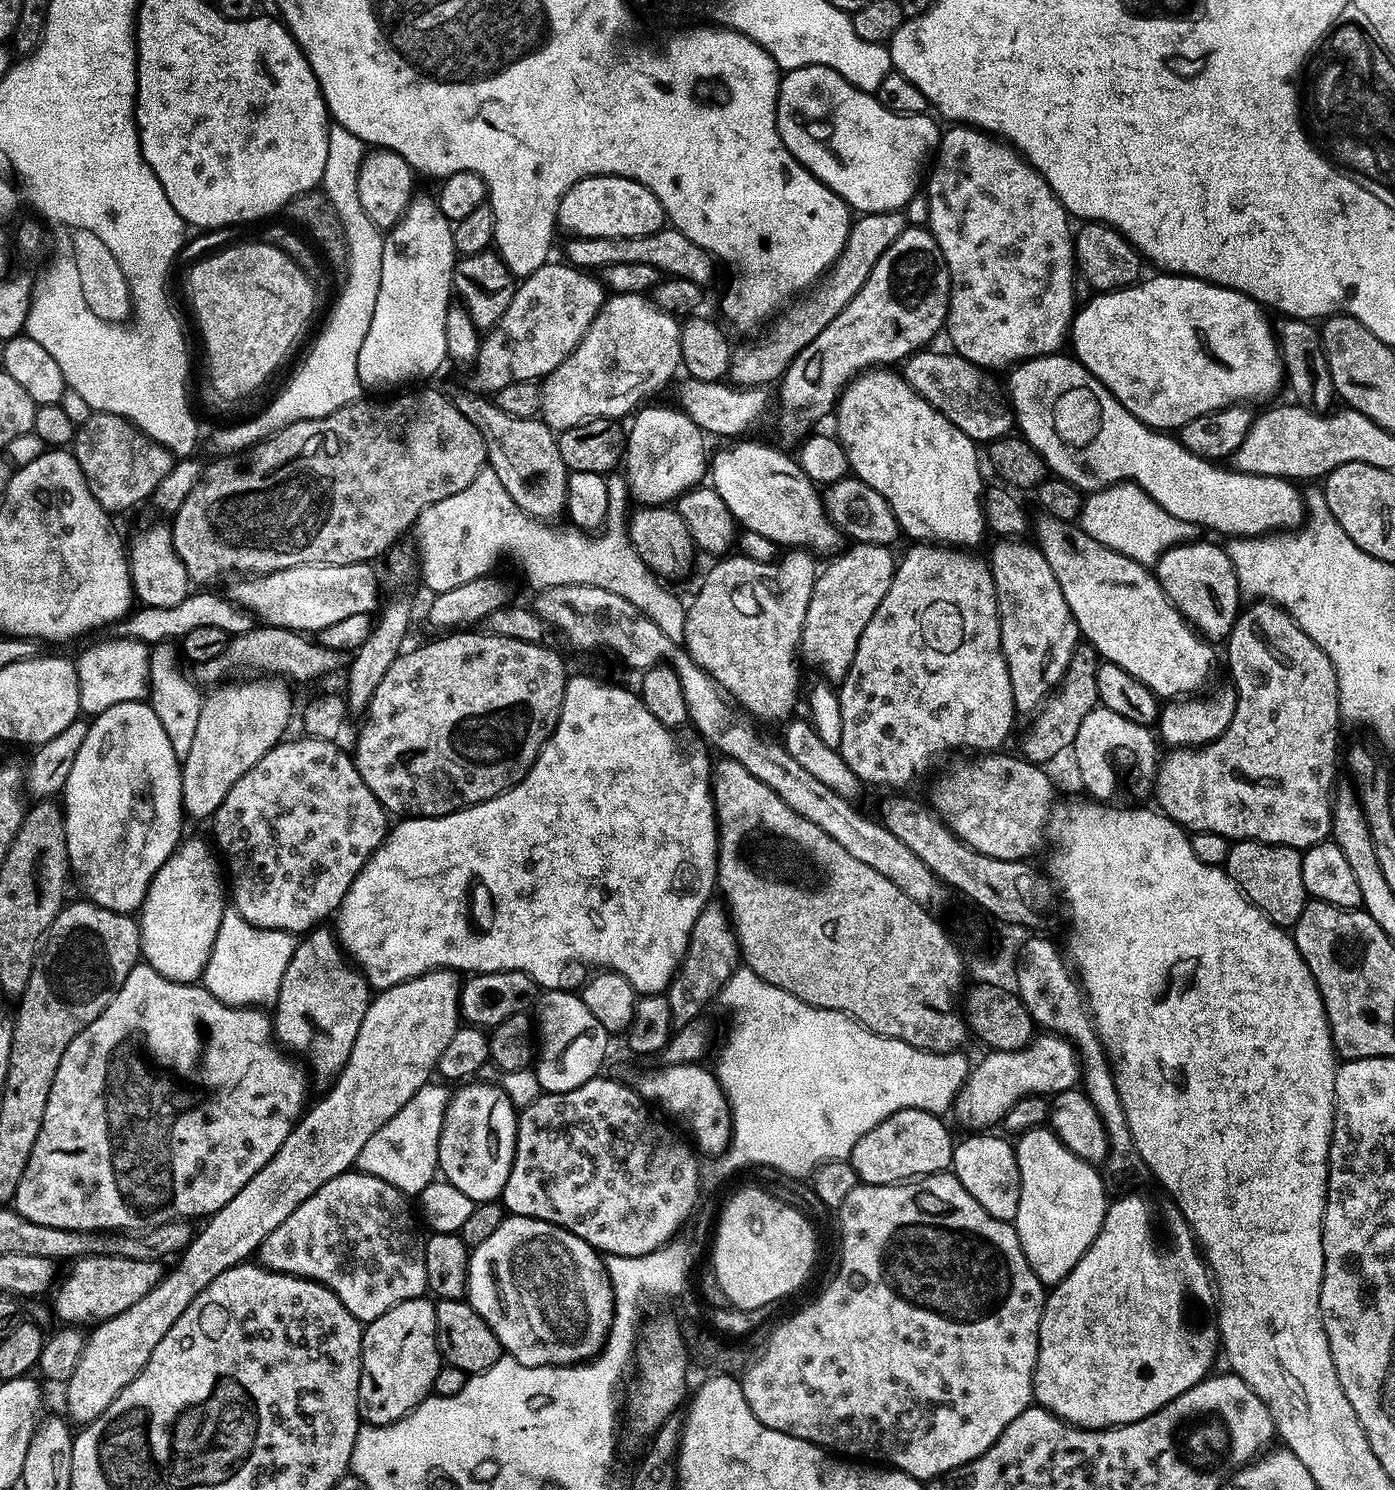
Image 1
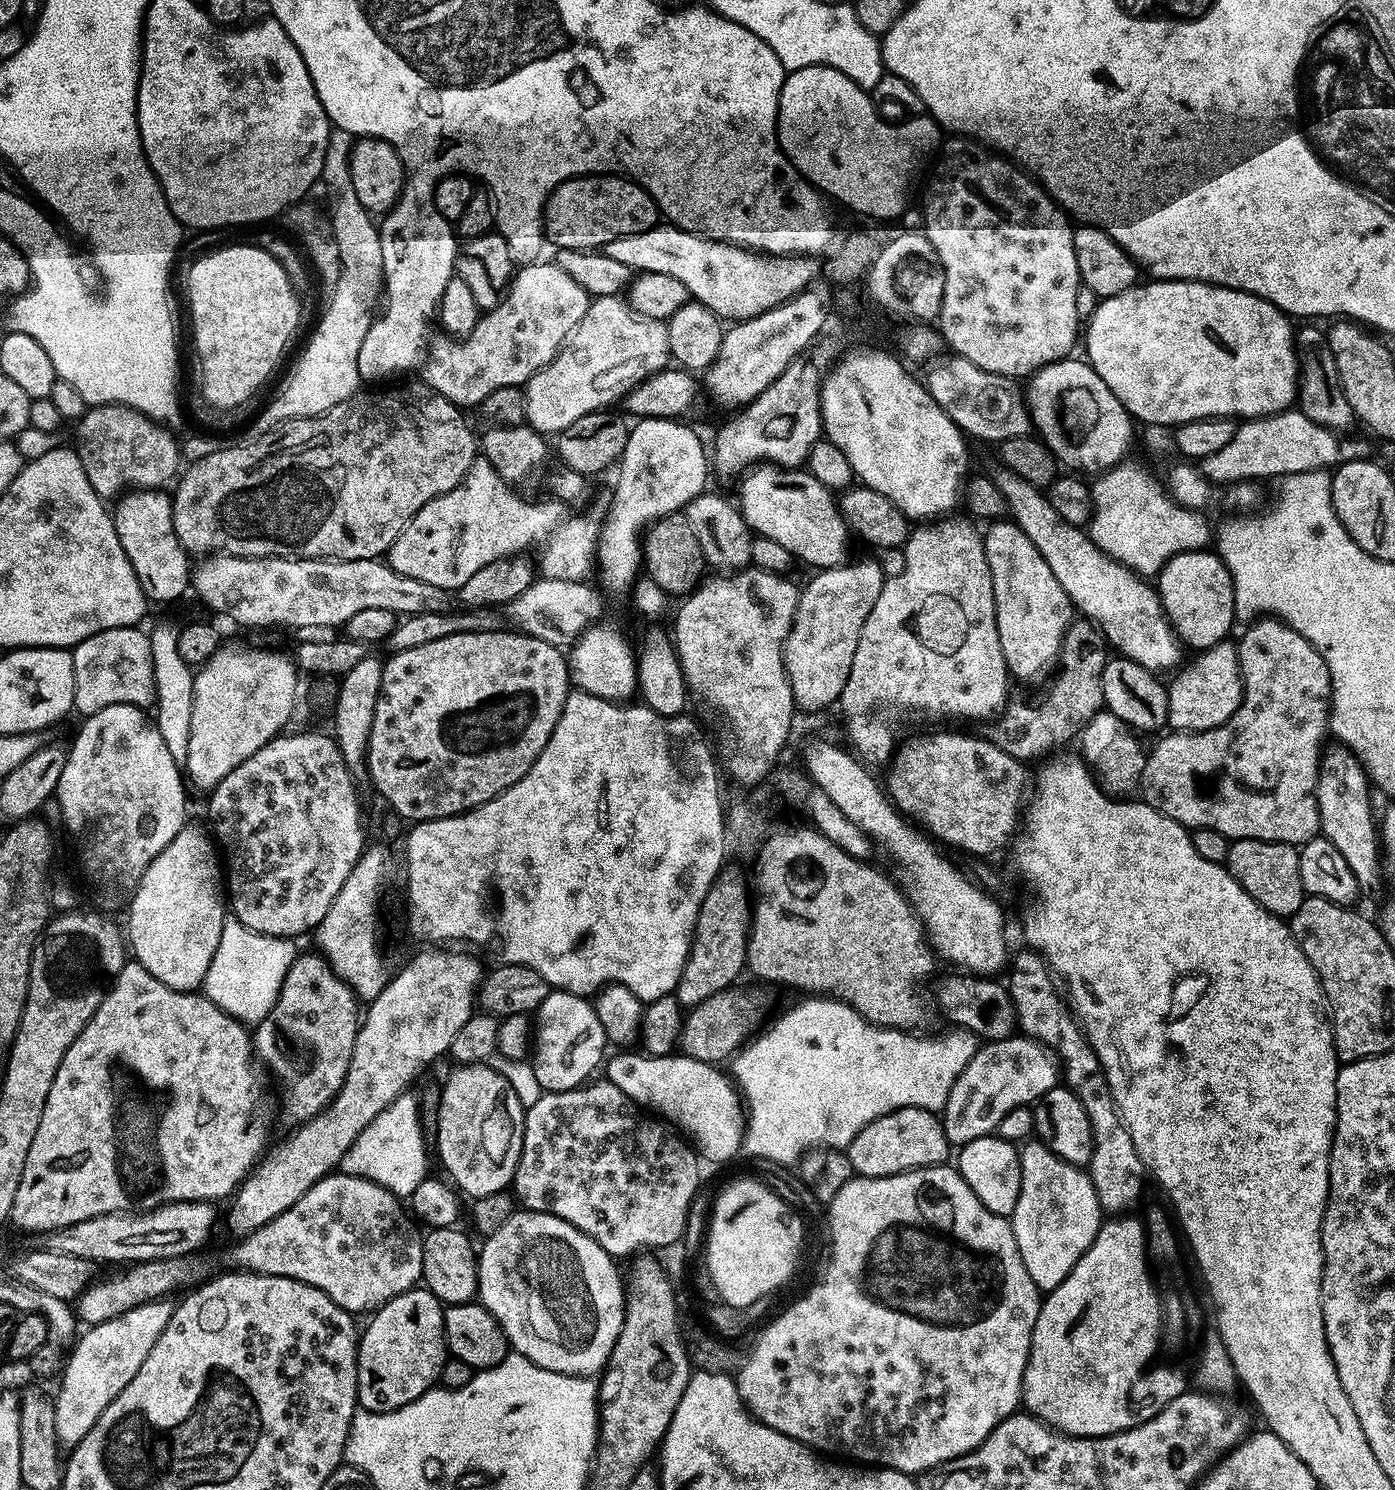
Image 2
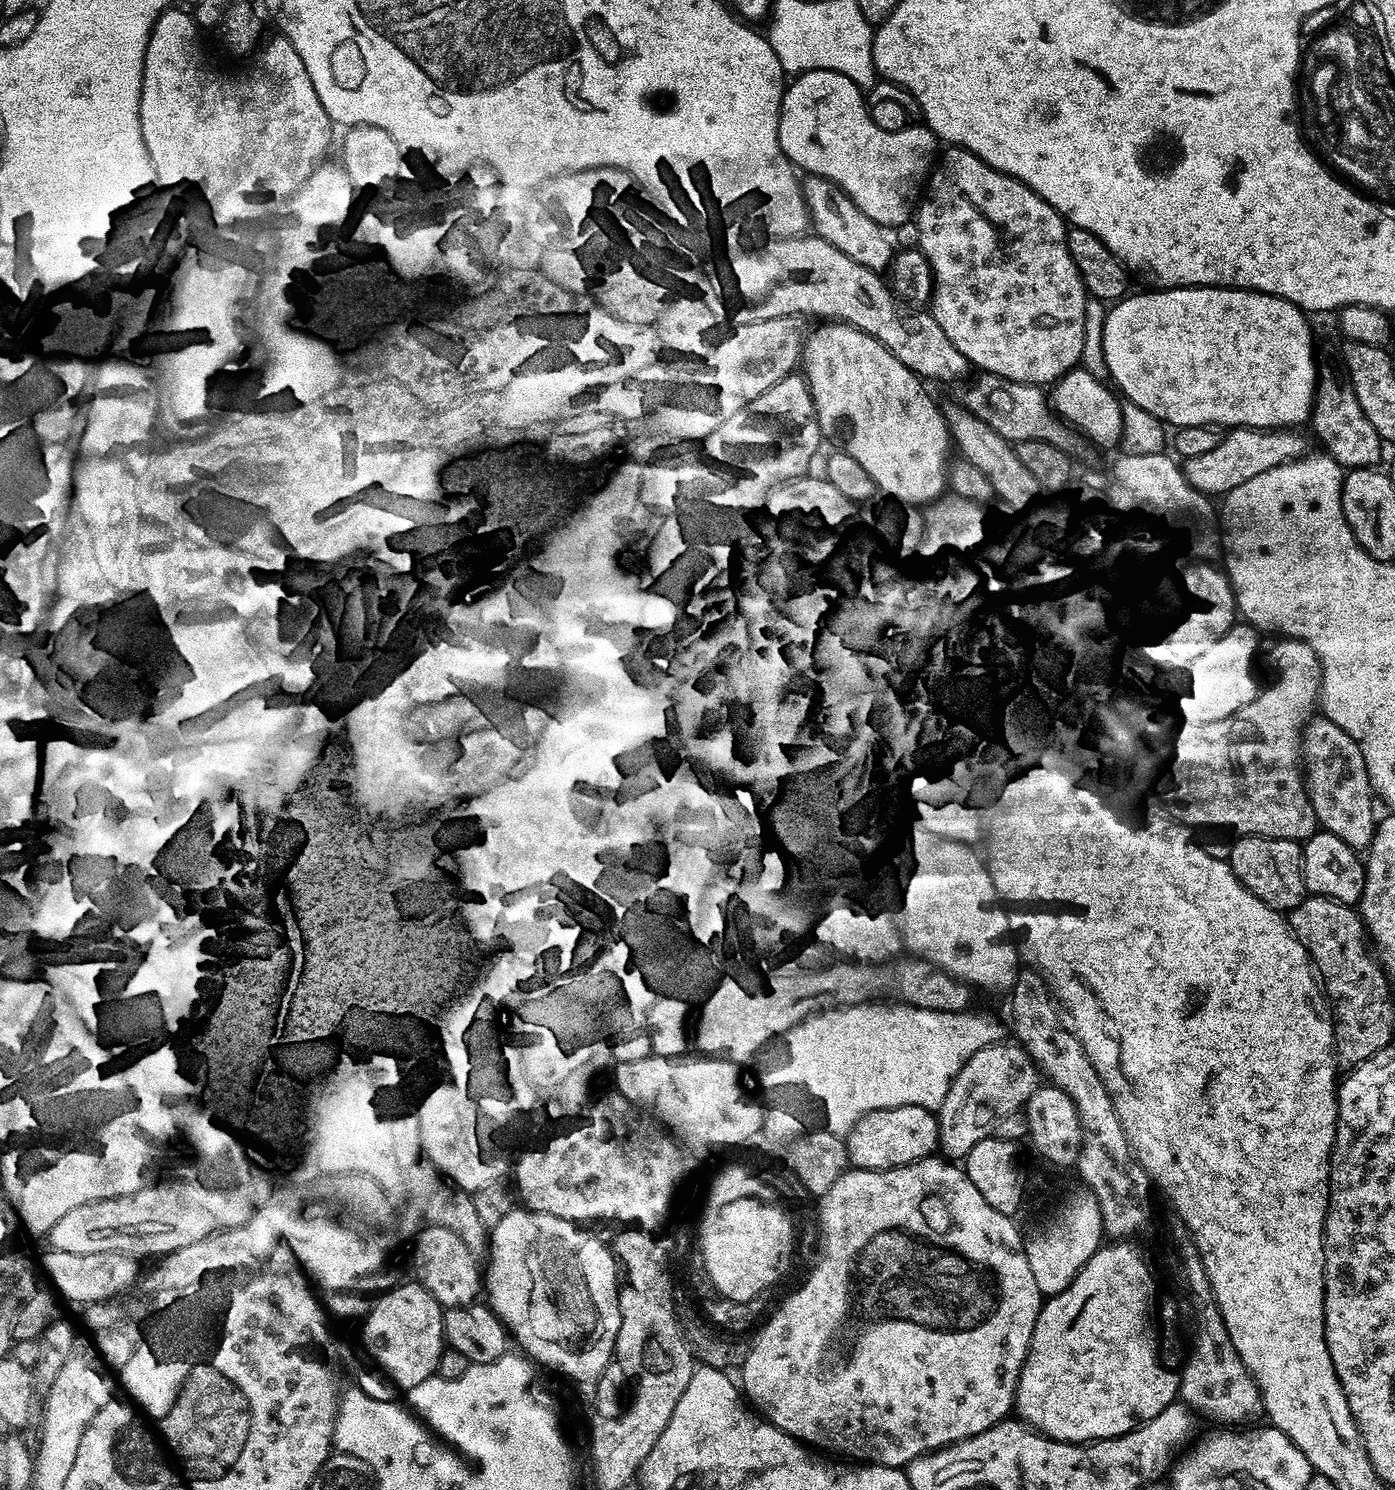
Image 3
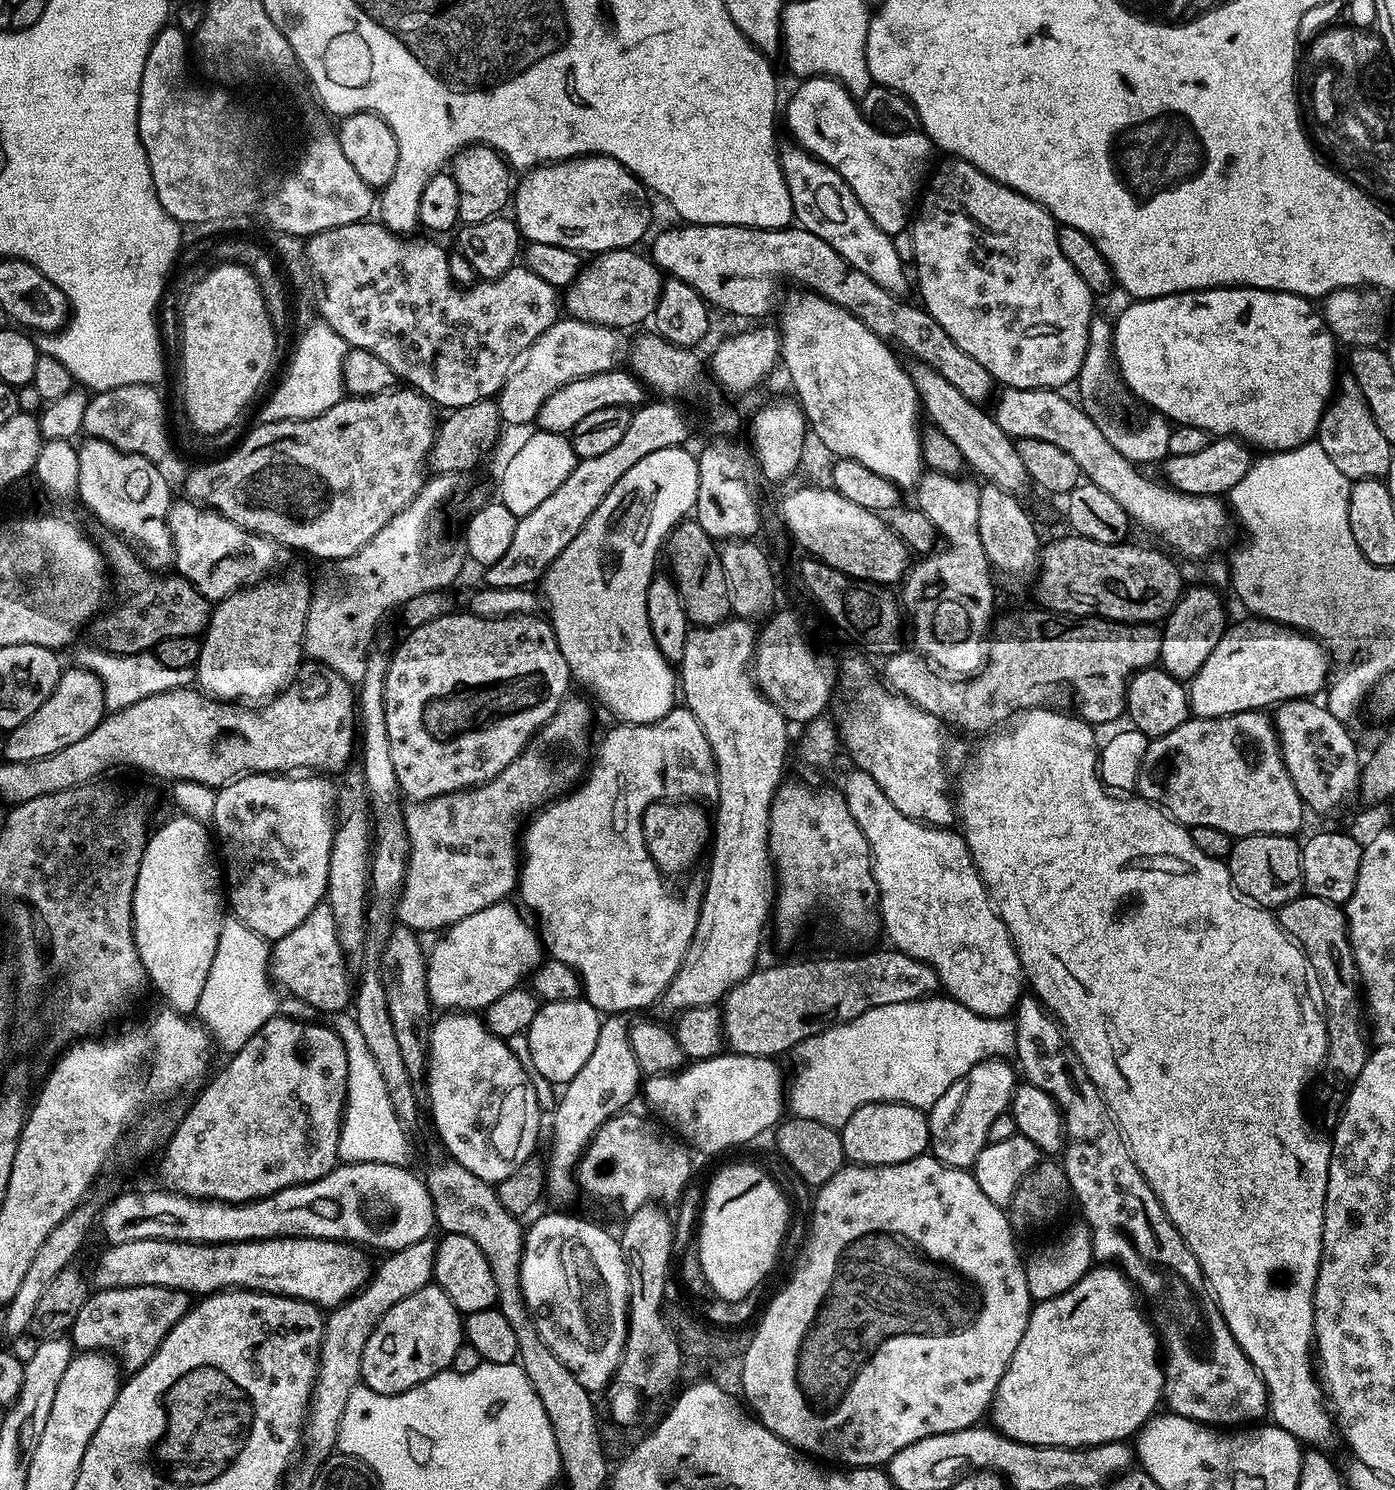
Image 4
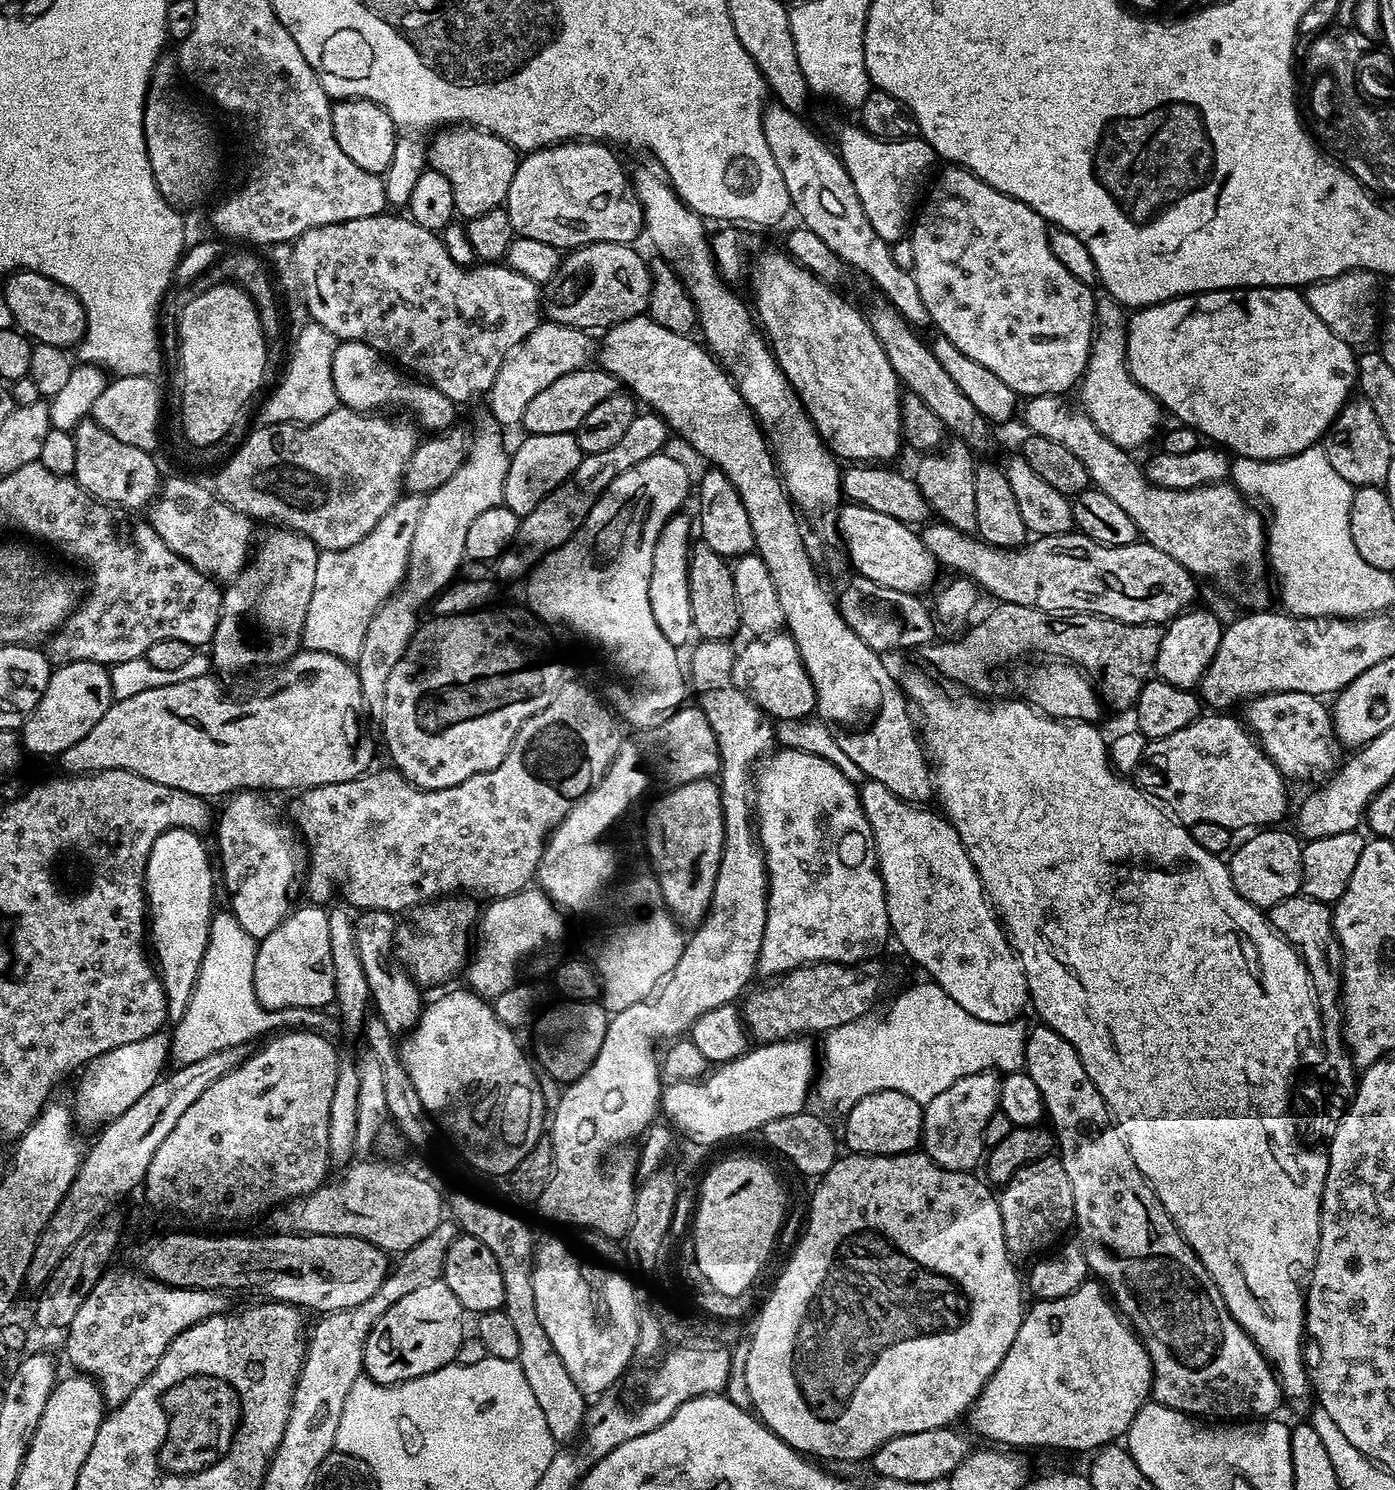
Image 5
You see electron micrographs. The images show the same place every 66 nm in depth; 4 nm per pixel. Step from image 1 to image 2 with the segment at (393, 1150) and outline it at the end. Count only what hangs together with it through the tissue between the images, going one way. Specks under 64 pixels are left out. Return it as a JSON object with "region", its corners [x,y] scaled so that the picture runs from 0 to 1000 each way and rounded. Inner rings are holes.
{"region":[[[292,734],[287,736],[280,744],[274,745],[274,748],[271,748],[259,761],[257,761],[255,768],[245,779],[247,787],[267,792],[286,804],[295,803],[300,795],[308,789],[307,770],[304,768],[304,757],[301,755],[303,746],[294,736]]]}

